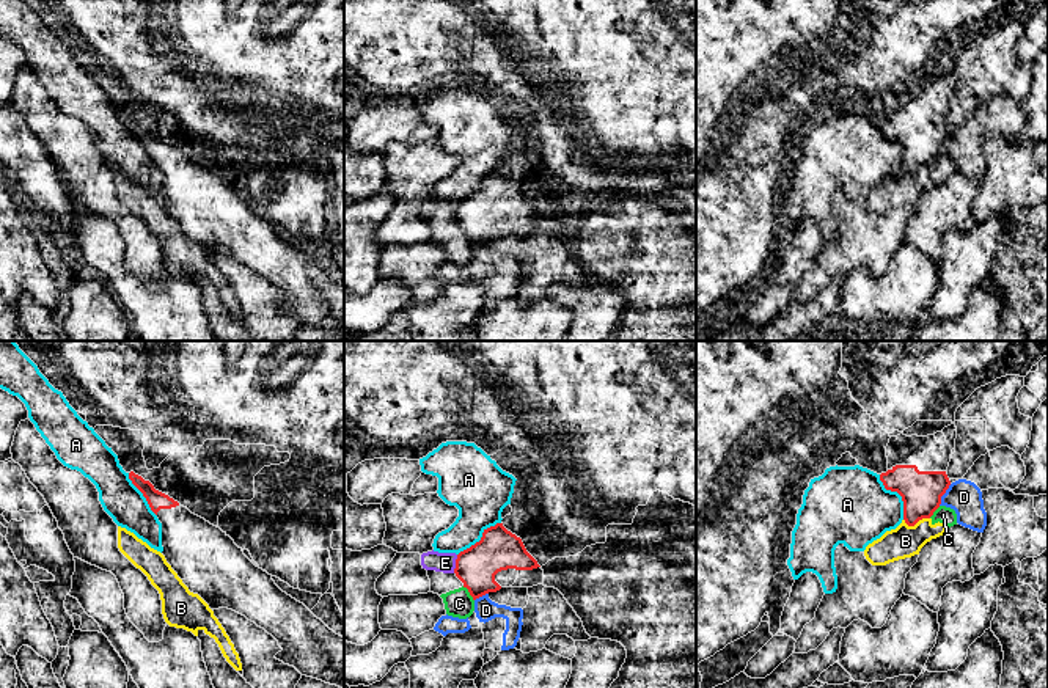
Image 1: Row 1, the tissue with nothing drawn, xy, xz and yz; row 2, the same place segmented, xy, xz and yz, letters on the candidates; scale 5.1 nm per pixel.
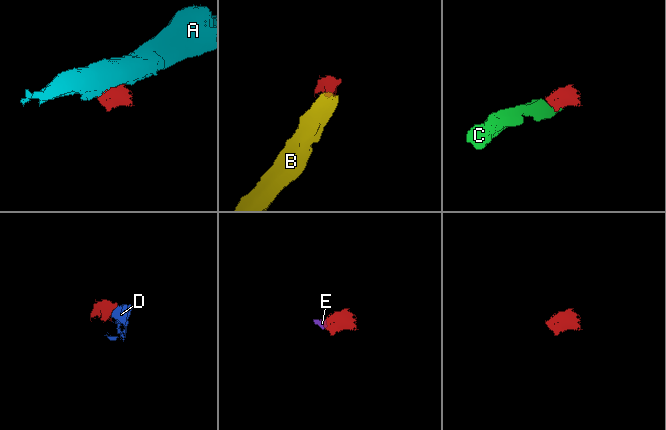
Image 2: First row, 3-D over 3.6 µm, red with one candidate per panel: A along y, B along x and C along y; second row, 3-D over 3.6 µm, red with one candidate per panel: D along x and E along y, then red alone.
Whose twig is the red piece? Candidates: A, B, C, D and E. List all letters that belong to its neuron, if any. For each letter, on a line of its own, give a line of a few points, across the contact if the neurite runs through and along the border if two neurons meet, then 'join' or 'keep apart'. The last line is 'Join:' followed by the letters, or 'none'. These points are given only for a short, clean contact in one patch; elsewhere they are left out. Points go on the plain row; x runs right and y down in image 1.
A: keep apart
B: line yz (929, 165), (923, 165), (913, 173), (904, 170); keep apart
C: line xz (462, 234), (473, 248); keep apart
D: line yz (951, 132), (938, 153); keep apart
E: line xz (458, 203), (453, 220); keep apart
Join: none

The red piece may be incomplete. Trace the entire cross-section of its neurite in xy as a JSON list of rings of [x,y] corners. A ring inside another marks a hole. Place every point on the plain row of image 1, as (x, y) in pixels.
[[[134,119],[129,121],[129,127],[143,141],[162,171],[162,203],[190,240],[198,242],[211,258],[233,258],[264,276],[283,297],[275,303],[277,308],[294,314],[302,324],[344,338],[343,284],[330,278],[303,251],[283,240],[272,223],[256,215],[220,176],[156,138],[149,129]]]

